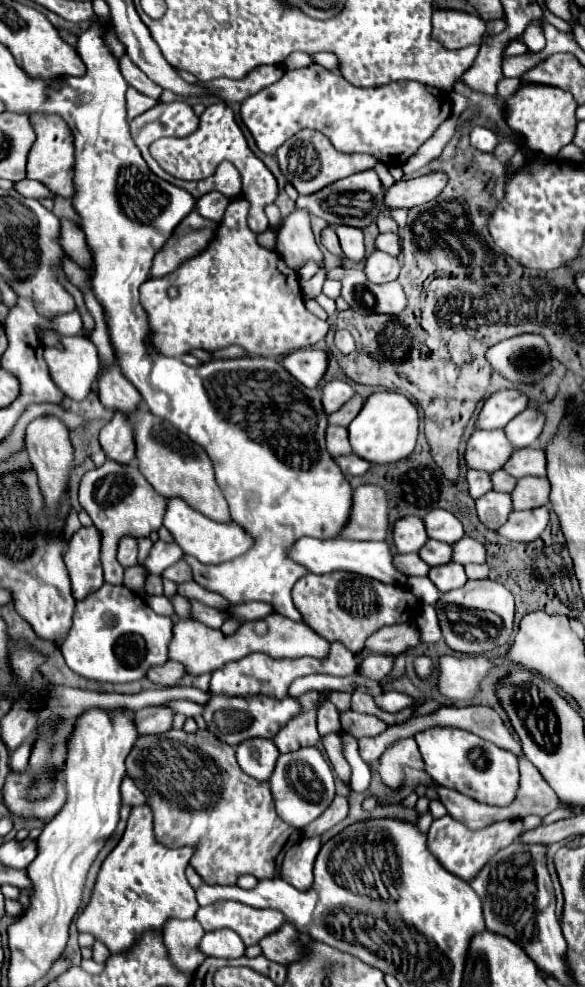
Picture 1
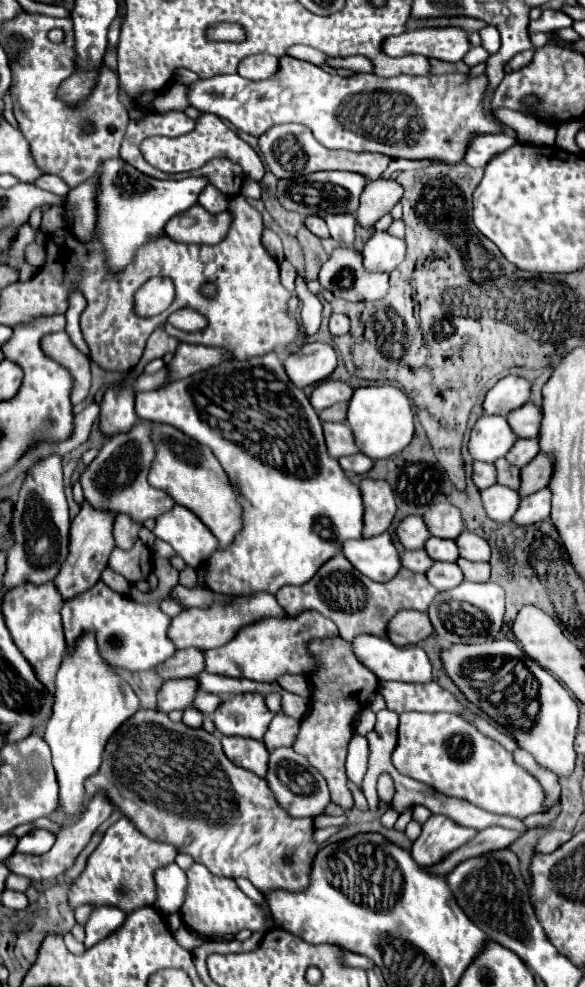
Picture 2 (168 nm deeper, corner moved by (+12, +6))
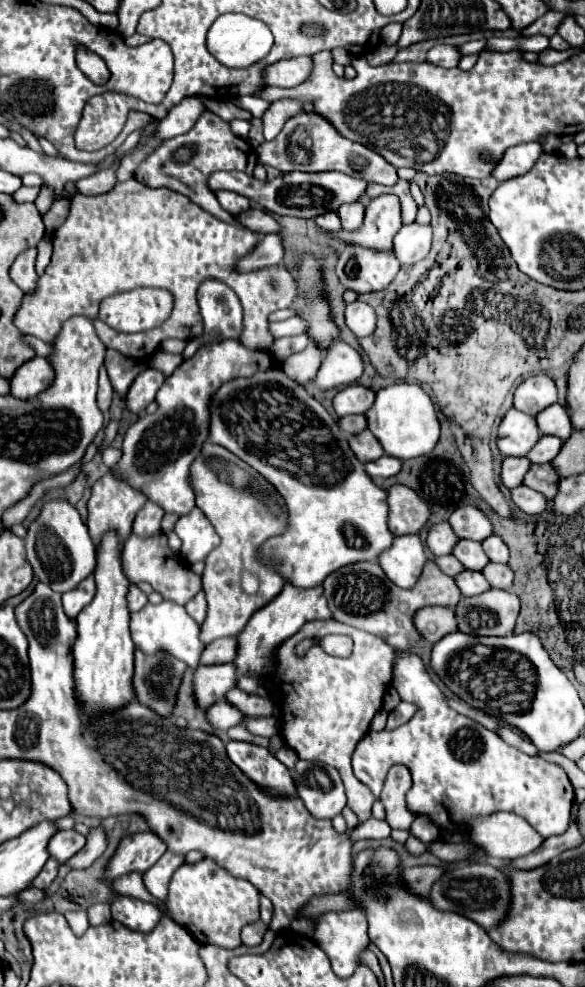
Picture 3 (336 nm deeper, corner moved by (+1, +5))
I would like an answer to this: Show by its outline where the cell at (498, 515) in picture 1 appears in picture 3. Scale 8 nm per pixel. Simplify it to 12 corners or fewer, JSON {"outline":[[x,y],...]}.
{"outline":[[527,485],[511,489],[511,499],[529,515],[543,513],[547,499]]}

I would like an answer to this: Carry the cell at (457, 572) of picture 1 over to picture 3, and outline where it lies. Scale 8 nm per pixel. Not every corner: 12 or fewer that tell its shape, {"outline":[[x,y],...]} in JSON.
{"outline":[[465,571],[455,577],[463,597],[491,589],[479,571]]}

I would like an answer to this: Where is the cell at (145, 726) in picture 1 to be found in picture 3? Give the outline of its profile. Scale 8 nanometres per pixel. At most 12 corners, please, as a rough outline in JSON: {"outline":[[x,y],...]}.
{"outline":[[233,663],[201,665],[195,699],[201,707],[225,699],[237,685]]}

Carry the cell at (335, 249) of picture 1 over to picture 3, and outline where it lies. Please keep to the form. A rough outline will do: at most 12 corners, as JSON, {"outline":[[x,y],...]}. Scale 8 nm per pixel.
{"outline":[[323,213],[315,223],[327,231],[339,231],[337,213]]}

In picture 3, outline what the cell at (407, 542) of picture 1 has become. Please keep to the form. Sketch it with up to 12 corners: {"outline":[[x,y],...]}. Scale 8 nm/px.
{"outline":[[447,521],[433,525],[427,545],[435,555],[451,555],[459,537]]}

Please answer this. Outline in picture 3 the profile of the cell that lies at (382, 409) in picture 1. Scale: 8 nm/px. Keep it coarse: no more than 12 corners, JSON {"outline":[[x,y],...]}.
{"outline":[[415,383],[377,391],[365,415],[385,453],[431,453],[441,425]]}

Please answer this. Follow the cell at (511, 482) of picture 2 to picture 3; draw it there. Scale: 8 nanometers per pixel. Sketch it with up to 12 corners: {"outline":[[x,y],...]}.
{"outline":[[551,463],[533,465],[523,485],[553,501],[559,473]]}

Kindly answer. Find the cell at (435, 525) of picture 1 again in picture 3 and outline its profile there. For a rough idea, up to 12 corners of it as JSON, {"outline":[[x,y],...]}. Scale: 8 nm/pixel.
{"outline":[[455,509],[449,523],[461,539],[483,541],[493,525],[481,509]]}

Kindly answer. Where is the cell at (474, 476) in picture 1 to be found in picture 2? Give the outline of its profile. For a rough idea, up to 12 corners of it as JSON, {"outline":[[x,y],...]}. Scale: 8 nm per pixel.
{"outline":[[474,462],[478,490],[496,484],[494,464]]}

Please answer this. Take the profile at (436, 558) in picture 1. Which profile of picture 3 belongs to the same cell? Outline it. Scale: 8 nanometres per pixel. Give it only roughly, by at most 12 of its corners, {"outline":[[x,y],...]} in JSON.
{"outline":[[461,539],[453,555],[471,571],[489,563],[481,543]]}

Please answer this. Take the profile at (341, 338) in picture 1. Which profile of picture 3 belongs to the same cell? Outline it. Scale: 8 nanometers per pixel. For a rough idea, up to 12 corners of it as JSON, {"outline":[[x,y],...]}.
{"outline":[[349,303],[345,319],[357,337],[375,331],[375,309]]}

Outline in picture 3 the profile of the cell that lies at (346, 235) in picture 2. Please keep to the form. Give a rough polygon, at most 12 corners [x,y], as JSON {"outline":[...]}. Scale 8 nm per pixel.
{"outline":[[361,201],[337,209],[347,231],[363,225],[365,205]]}

